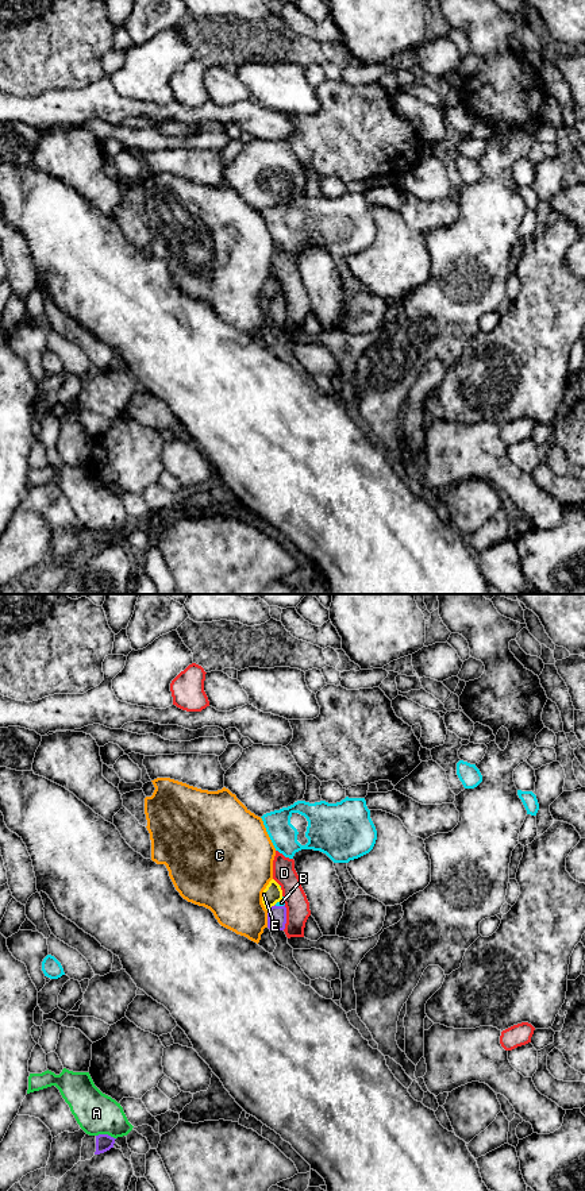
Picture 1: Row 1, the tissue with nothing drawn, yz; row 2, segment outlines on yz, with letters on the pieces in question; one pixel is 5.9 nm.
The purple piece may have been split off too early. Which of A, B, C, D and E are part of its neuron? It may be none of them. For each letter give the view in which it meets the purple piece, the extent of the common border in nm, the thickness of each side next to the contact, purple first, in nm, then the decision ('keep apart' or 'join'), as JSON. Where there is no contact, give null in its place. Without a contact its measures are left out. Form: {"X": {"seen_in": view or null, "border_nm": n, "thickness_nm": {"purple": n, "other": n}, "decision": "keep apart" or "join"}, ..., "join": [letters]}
{"A": {"seen_in": "yz", "border_nm": 120, "thickness_nm": {"purple": 100, "other": 260}, "decision": "keep apart"}, "B": {"seen_in": "yz", "border_nm": 60, "thickness_nm": {"purple": 110, "other": 30}, "decision": "join"}, "C": {"seen_in": "yz", "border_nm": 100, "thickness_nm": {"purple": 110, "other": 340}, "decision": "keep apart"}, "D": {"seen_in": "yz", "border_nm": 150, "thickness_nm": {"purple": 110, "other": 140}, "decision": "keep apart"}, "E": {"seen_in": "yz", "border_nm": 60, "thickness_nm": {"purple": 110, "other": 110}, "decision": "keep apart"}, "join": ["B"]}

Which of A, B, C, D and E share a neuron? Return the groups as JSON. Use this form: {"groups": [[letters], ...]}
{"groups": [["A"], ["B"], ["C"], ["D"], ["E"]]}

